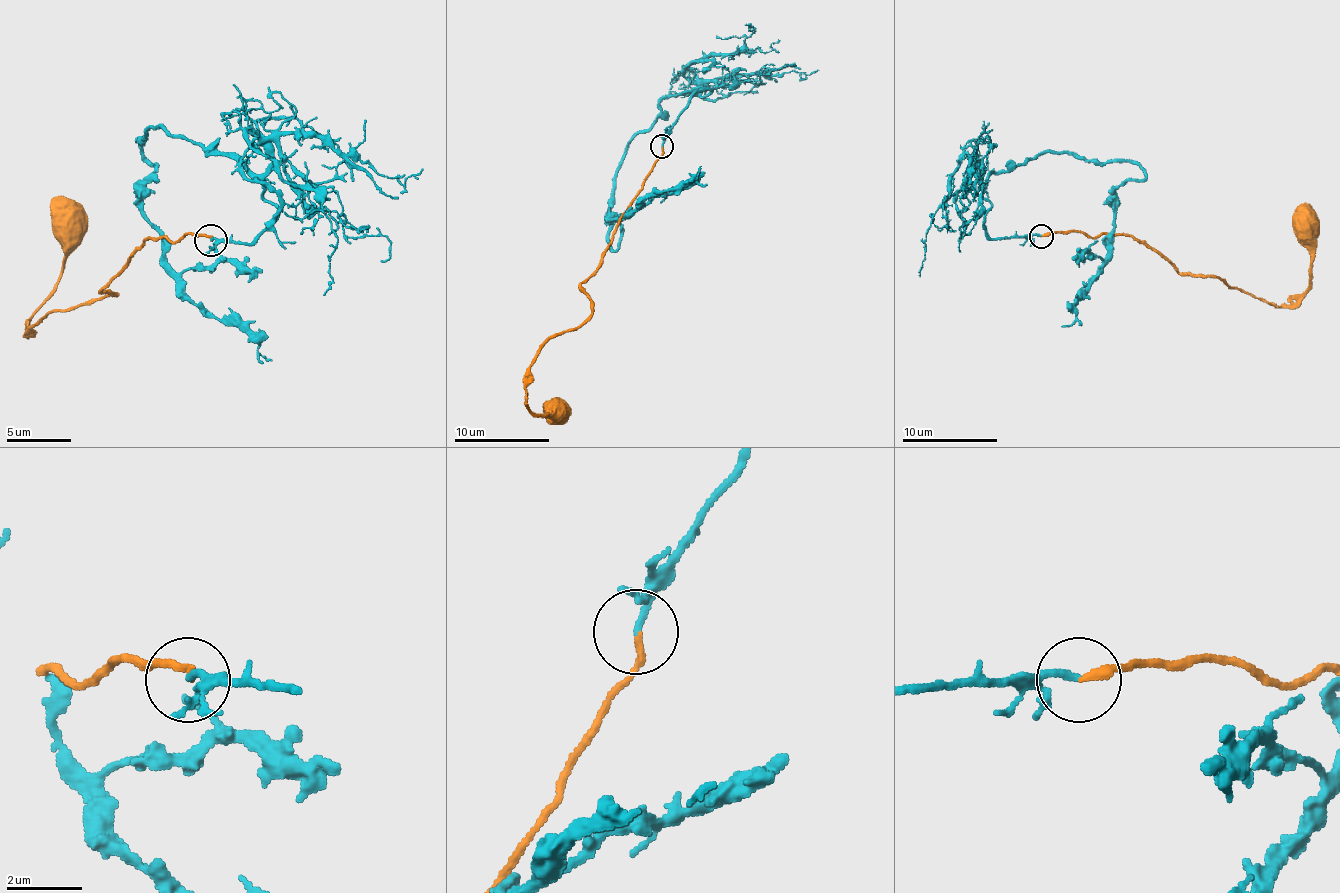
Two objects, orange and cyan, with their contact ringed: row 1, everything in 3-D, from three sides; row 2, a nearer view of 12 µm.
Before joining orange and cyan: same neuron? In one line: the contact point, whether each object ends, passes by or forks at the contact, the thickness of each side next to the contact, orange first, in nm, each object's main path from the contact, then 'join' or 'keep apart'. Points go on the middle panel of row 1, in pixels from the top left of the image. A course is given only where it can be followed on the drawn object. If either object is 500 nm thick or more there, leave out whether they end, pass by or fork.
at (662, 146); orange ends there; cyan ends there; 180 nm thick on the orange side, 180 nm on the other; orange runs (662, 145), (603, 264), (581, 285), (591, 314), (546, 342), (527, 380), (527, 406), (534, 413), (553, 411); cyan runs (662, 145), (691, 98), (712, 88), (662, 100), (627, 150), (612, 250), (612, 219), (695, 181), (700, 167); join

